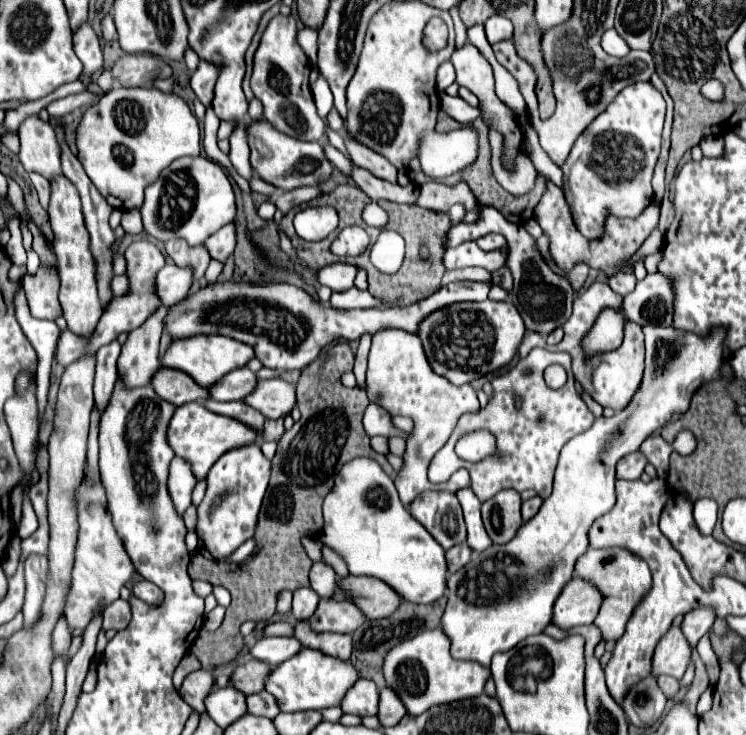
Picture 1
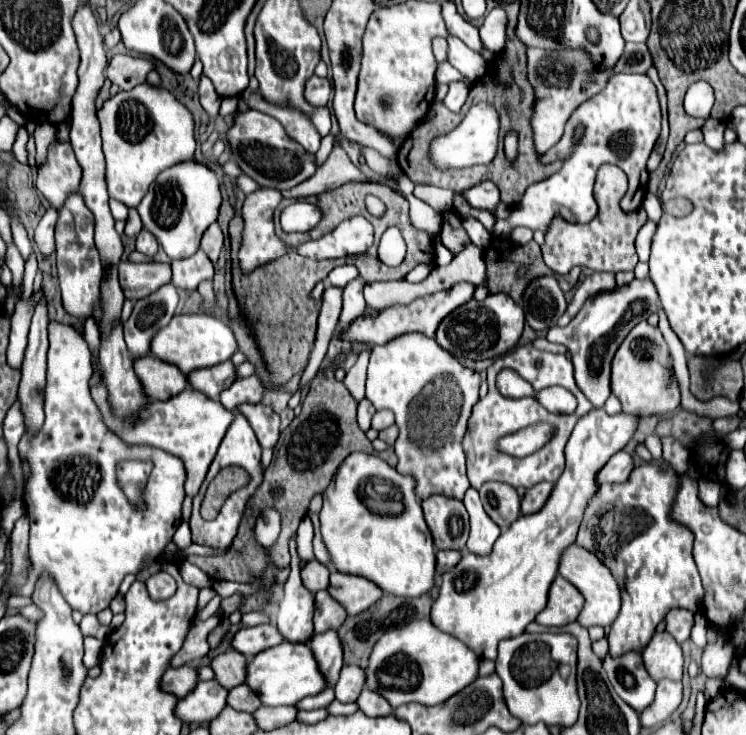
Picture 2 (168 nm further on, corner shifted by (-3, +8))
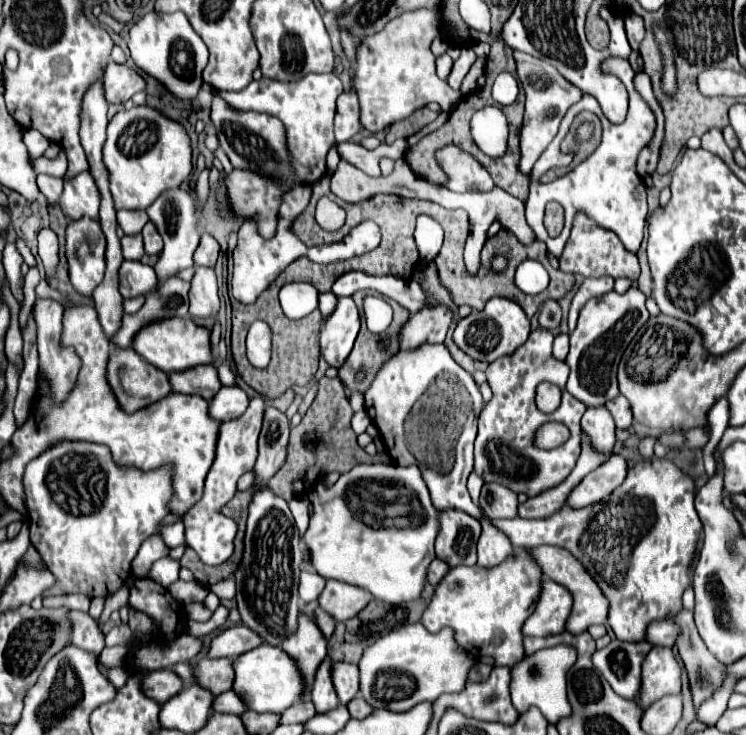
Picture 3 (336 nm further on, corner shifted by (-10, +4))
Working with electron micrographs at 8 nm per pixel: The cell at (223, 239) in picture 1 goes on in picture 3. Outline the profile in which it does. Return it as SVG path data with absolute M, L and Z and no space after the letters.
M202 234L202 240L200 240L200 246L194 254L194 262L196 266L214 266L216 260L218 260L218 254L220 254L220 244L214 236L210 234Z

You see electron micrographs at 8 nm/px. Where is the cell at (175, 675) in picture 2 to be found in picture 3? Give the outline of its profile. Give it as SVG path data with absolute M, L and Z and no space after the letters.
M154 670L142 678L142 690L156 702L166 702L182 690L184 682L174 670Z

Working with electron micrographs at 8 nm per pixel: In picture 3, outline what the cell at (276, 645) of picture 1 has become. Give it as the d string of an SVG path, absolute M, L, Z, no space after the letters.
M244 624L240 626L232 626L224 632L220 632L210 646L208 658L236 658L242 656L242 652L250 652L254 648L258 648L258 644L264 644L262 636L258 636L256 632L250 632L250 628L246 628Z

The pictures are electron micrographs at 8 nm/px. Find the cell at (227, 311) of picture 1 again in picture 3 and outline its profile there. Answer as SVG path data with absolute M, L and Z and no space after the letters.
M448 306L422 308L422 312L412 314L400 332L400 348L416 348L424 342L440 344L446 338L448 328L452 326L454 312Z

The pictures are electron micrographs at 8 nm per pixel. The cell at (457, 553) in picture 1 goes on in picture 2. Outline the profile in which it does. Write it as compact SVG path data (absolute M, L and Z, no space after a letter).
M439 550L435 556L437 556L435 570L437 570L437 574L443 574L443 572L451 570L457 564L457 560L461 558L461 552L451 552L451 550L443 552L443 550Z

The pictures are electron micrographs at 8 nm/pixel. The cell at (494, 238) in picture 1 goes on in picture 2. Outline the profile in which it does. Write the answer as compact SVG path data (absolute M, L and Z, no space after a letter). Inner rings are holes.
M613 74L603 92L591 96L583 104L575 108L571 118L565 124L565 132L557 146L561 146L559 156L565 158L565 164L559 172L549 176L547 180L535 182L525 190L523 200L511 212L507 220L497 220L495 236L509 236L509 232L517 226L527 226L531 230L541 230L543 234L549 230L551 220L555 216L569 218L585 224L597 216L597 202L593 198L593 184L597 168L605 162L617 164L629 178L629 190L621 198L621 210L633 212L641 208L647 188L647 158L659 138L662 114L653 82L645 74ZM583 124L585 136L579 142L573 142L573 130Z

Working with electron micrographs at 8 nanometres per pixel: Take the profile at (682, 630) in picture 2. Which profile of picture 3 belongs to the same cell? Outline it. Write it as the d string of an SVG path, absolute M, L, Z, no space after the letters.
M666 618L666 620L658 620L652 622L646 630L646 640L652 644L660 644L660 646L674 646L676 644L676 636L678 636L680 628L678 624L674 624L674 620Z

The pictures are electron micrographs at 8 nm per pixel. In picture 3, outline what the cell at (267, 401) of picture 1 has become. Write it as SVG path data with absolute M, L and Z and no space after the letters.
M226 386L210 402L210 416L220 422L234 420L246 412L246 404L250 404L250 396L240 386Z

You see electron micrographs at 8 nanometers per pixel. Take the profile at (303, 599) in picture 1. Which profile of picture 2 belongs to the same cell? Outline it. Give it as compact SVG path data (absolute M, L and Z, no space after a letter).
M291 552L291 572L285 582L285 596L281 600L281 610L277 616L277 628L287 642L311 640L313 632L313 594L303 588L299 580L301 558L297 552Z

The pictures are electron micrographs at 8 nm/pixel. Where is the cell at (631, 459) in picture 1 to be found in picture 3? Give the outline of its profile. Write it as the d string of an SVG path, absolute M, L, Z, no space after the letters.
M612 454L602 466L598 466L590 476L586 476L568 496L568 506L582 508L588 504L596 504L598 500L610 496L614 488L618 488L628 476L628 464L622 456Z

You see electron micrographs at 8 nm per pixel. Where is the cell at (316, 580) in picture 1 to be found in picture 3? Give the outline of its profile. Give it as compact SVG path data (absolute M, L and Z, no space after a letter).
M304 570L302 576L300 576L300 598L304 602L318 600L324 586L326 586L326 580L322 576L318 576L318 572Z

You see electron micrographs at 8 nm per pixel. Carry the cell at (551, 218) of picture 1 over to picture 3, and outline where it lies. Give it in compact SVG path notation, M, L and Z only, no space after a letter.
M578 216L572 226L572 234L564 246L564 252L560 256L560 272L572 272L582 274L586 278L600 278L600 276L612 276L612 278L630 278L638 280L640 276L640 264L636 254L626 252L624 244L618 240L618 236L606 228L600 228L586 216Z

